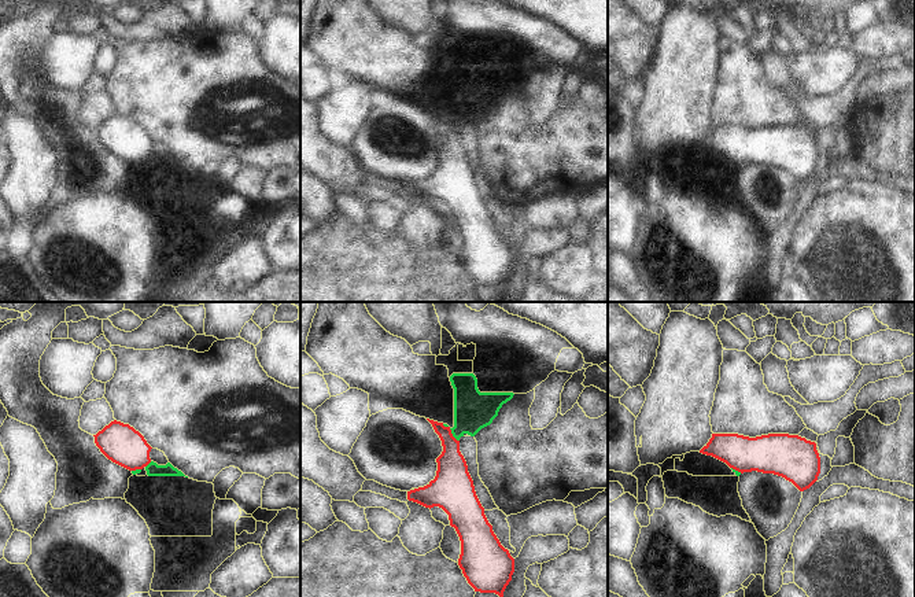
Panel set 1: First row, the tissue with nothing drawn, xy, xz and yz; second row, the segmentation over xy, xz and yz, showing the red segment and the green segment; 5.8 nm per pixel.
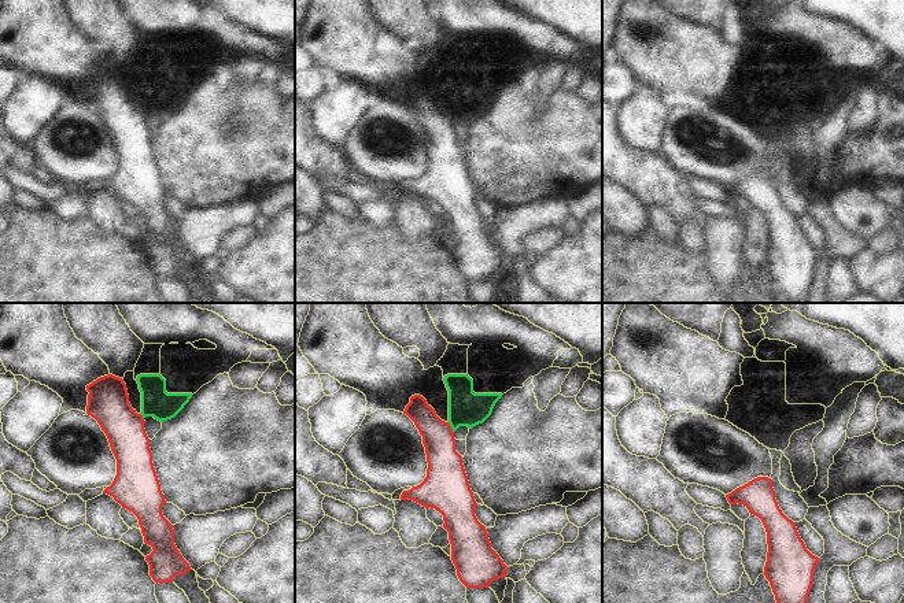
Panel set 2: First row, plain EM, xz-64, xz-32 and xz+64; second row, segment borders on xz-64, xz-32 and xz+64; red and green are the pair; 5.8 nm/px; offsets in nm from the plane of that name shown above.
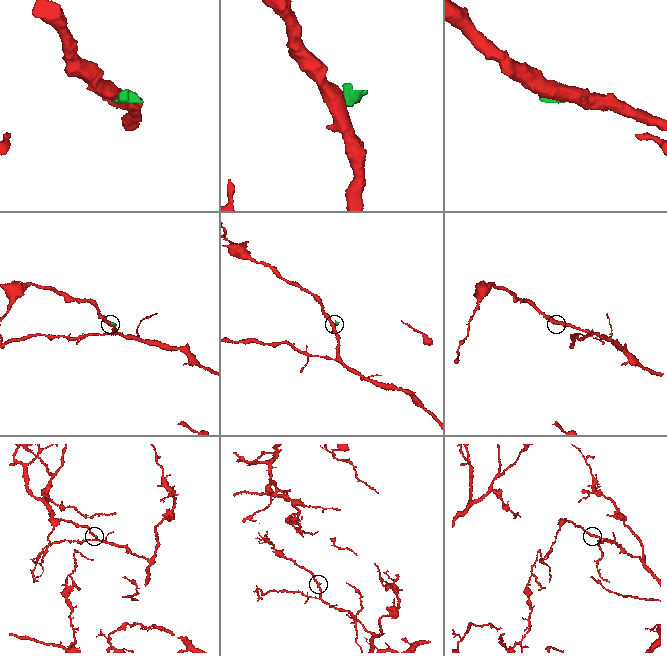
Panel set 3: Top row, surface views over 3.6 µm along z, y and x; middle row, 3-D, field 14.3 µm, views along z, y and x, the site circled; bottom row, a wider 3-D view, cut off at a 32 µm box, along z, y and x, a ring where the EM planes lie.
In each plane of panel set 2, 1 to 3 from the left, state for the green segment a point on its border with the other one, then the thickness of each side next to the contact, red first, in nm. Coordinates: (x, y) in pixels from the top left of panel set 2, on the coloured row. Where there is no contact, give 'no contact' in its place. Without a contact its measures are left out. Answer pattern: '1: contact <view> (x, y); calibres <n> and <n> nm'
1: contact xz-64 (141, 417); calibres 240 and 180 nm
2: contact xz-32 (450, 428); calibres 200 and 200 nm
3: no contact

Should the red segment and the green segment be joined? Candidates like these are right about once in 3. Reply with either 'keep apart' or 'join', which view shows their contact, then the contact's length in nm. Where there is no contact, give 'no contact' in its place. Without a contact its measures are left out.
keep apart; meets red in xz; contact 140 nm long

